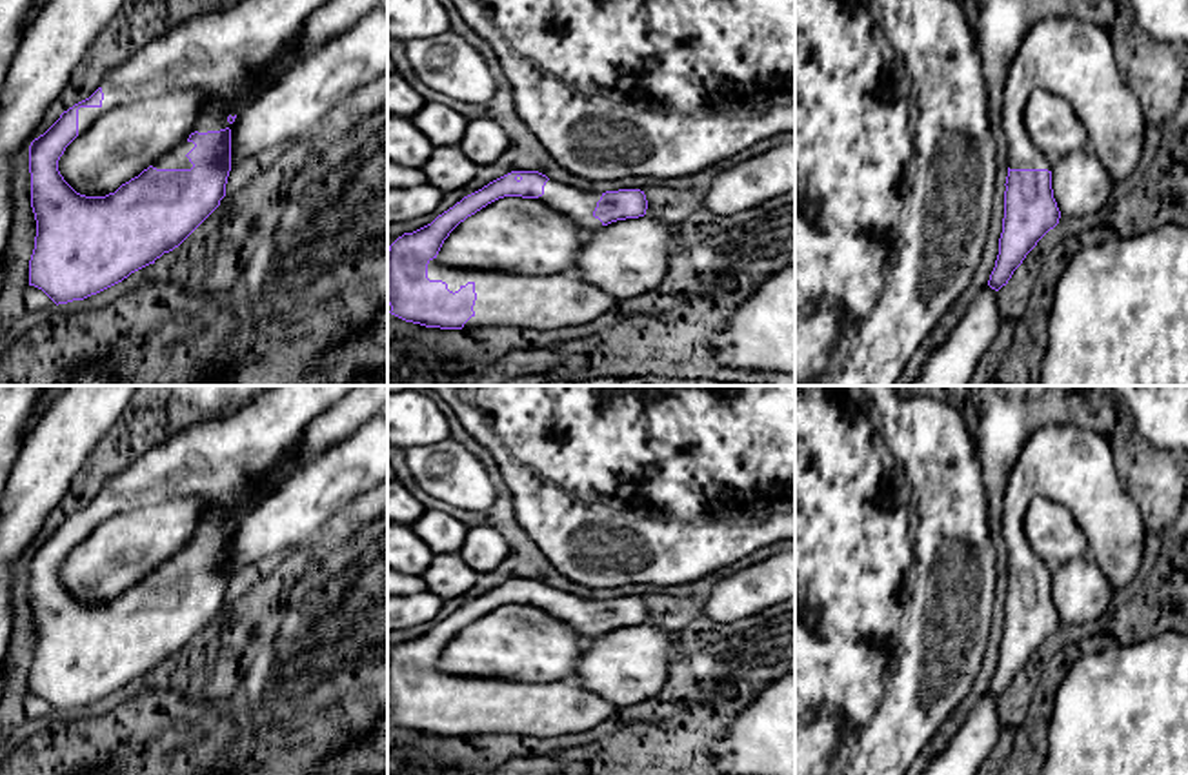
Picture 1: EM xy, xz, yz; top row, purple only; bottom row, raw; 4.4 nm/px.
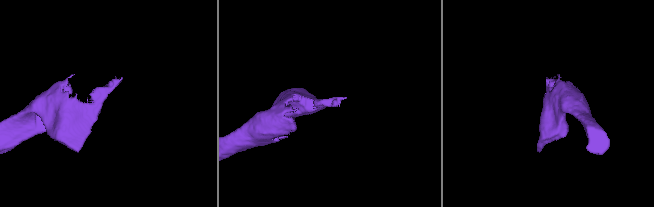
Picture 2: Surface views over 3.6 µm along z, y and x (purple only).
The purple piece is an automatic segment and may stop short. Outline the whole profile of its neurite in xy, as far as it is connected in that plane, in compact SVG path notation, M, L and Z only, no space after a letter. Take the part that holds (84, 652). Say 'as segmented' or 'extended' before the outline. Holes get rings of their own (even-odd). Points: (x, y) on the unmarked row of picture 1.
extended; M271 386L233 415L200 420L136 457L102 486L100 495L89 506L64 518L44 542L35 546L29 553L29 580L36 644L29 668L29 693L42 697L56 713L84 708L122 689L131 680L155 671L164 660L178 655L226 604L226 591L231 579L229 533L237 526L237 522L229 522L231 515L264 486L264 480L280 464L286 464L297 455L307 426L355 388L358 386ZM186 497L202 497L209 502L209 520L187 548L106 604L80 602L64 588L58 579L60 564L104 520Z

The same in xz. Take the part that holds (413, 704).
extended; M511 579L389 653L391 722L440 737L493 733L559 737L588 731L615 717L617 706L573 680L457 677L435 668L460 629L504 604L537 606L588 639L644 624L648 617L640 597L595 600L551 588L539 579Z

